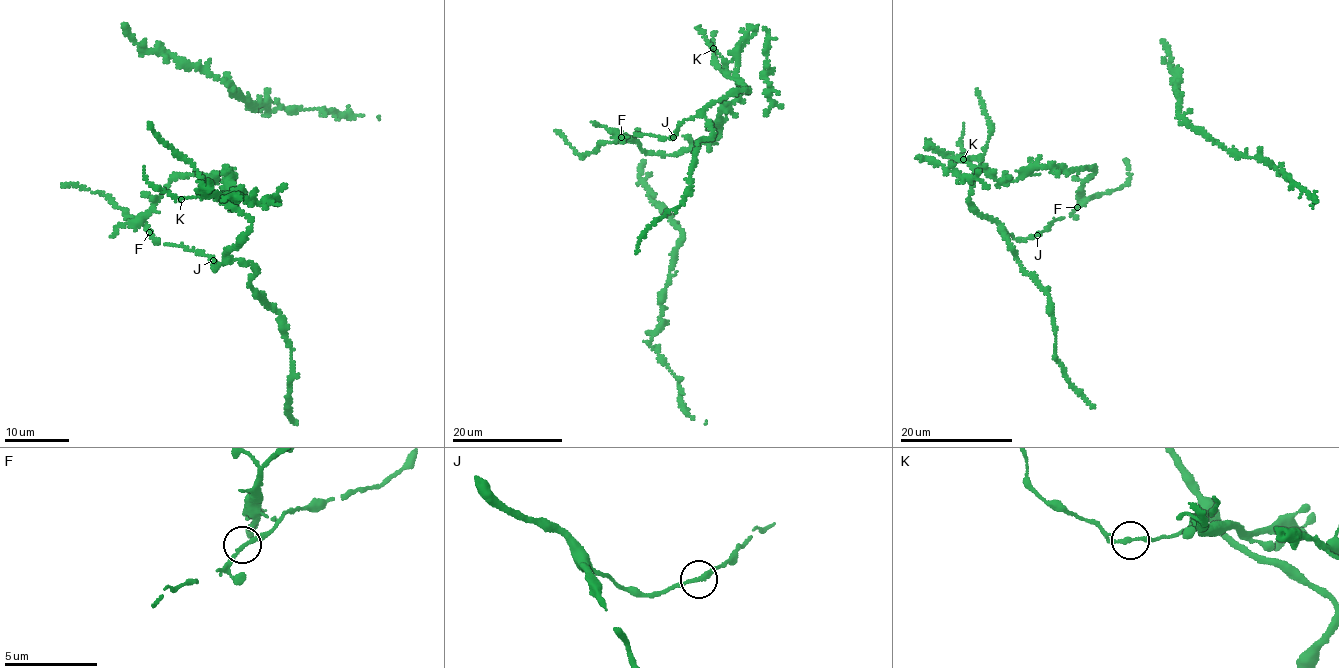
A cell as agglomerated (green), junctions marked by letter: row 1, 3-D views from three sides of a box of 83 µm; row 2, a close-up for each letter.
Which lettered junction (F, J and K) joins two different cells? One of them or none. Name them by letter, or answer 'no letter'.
no letter

